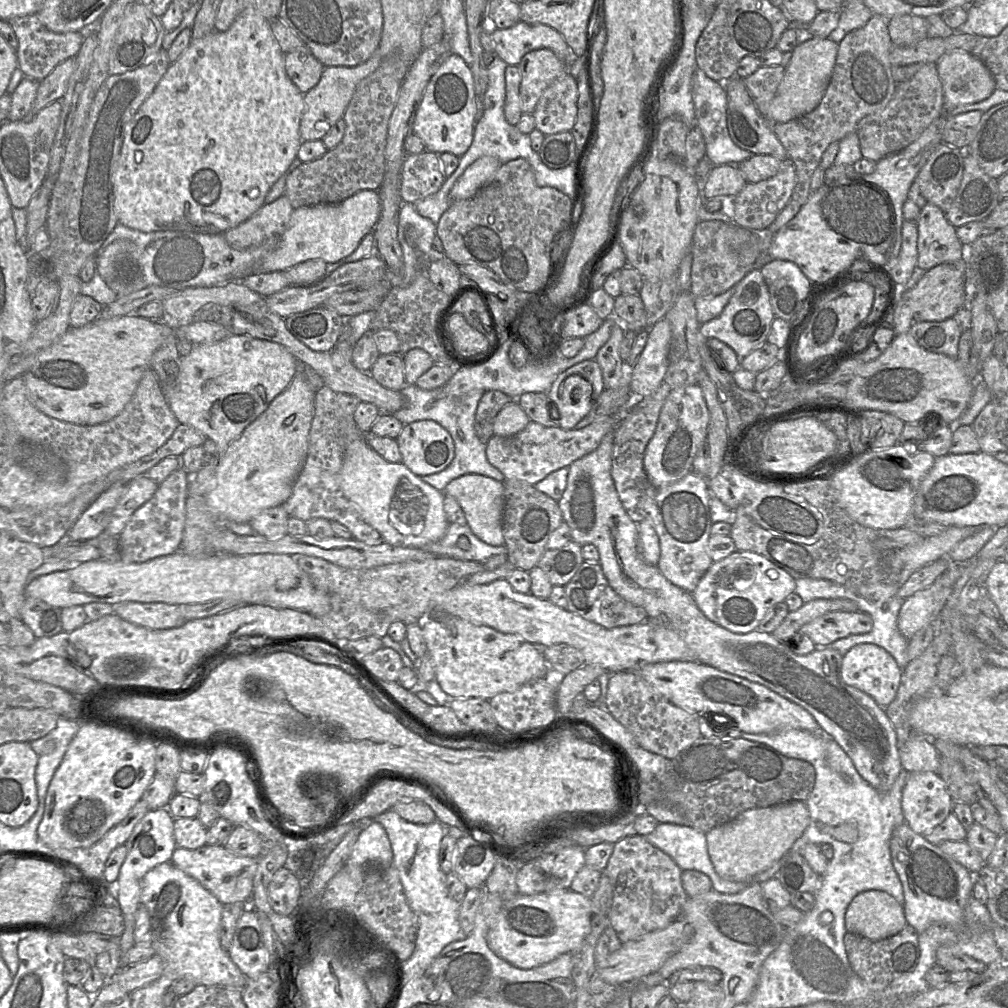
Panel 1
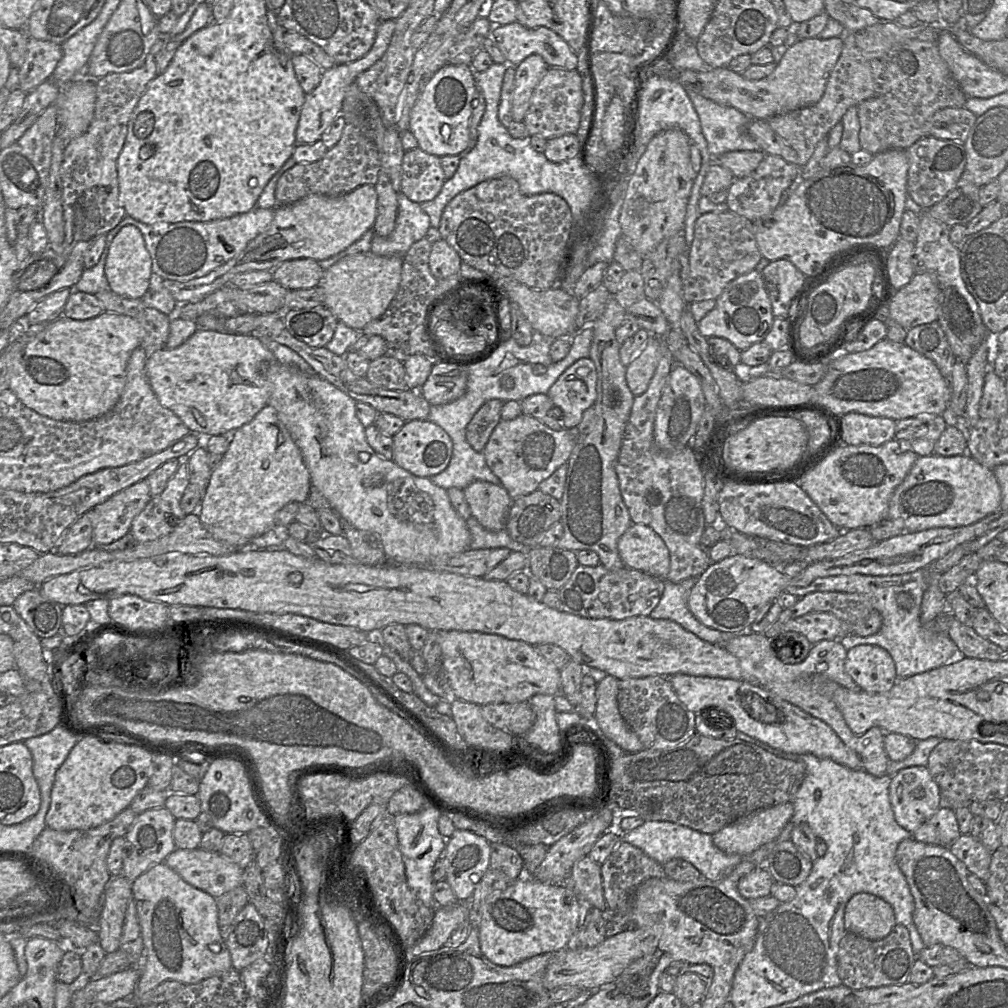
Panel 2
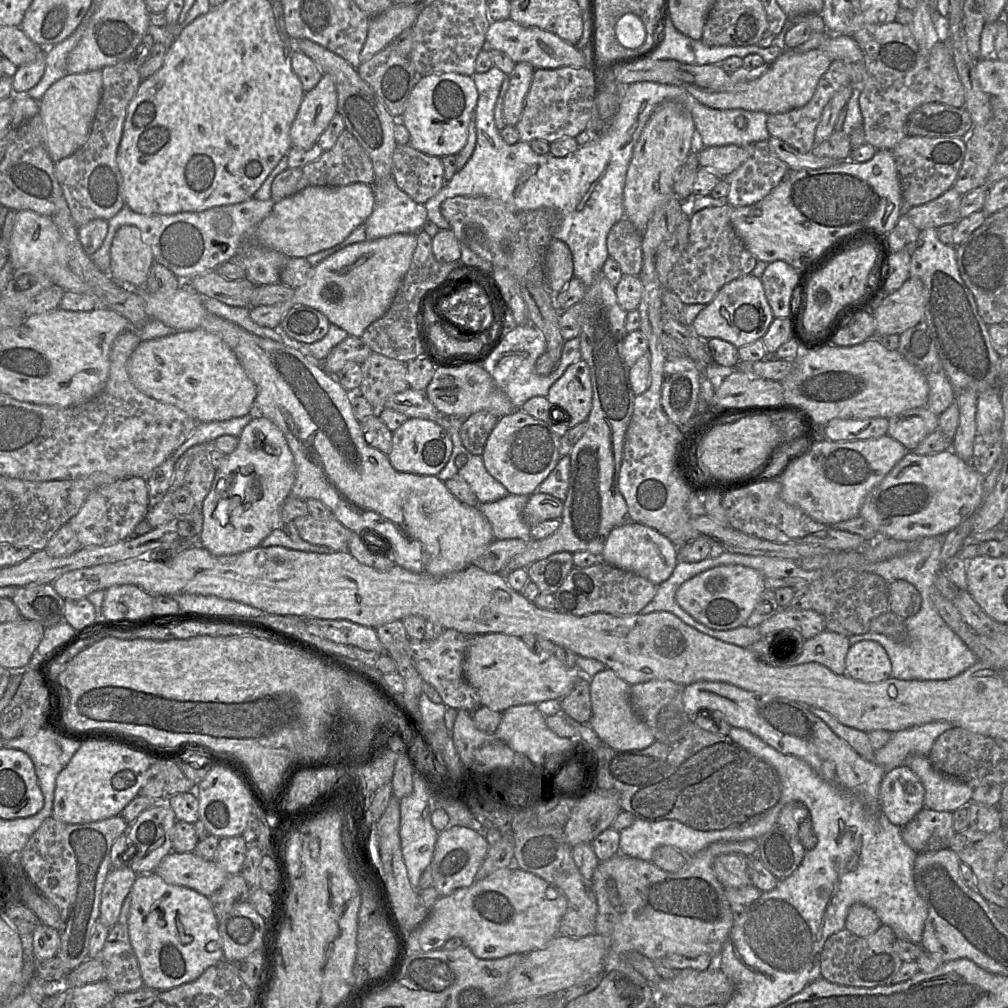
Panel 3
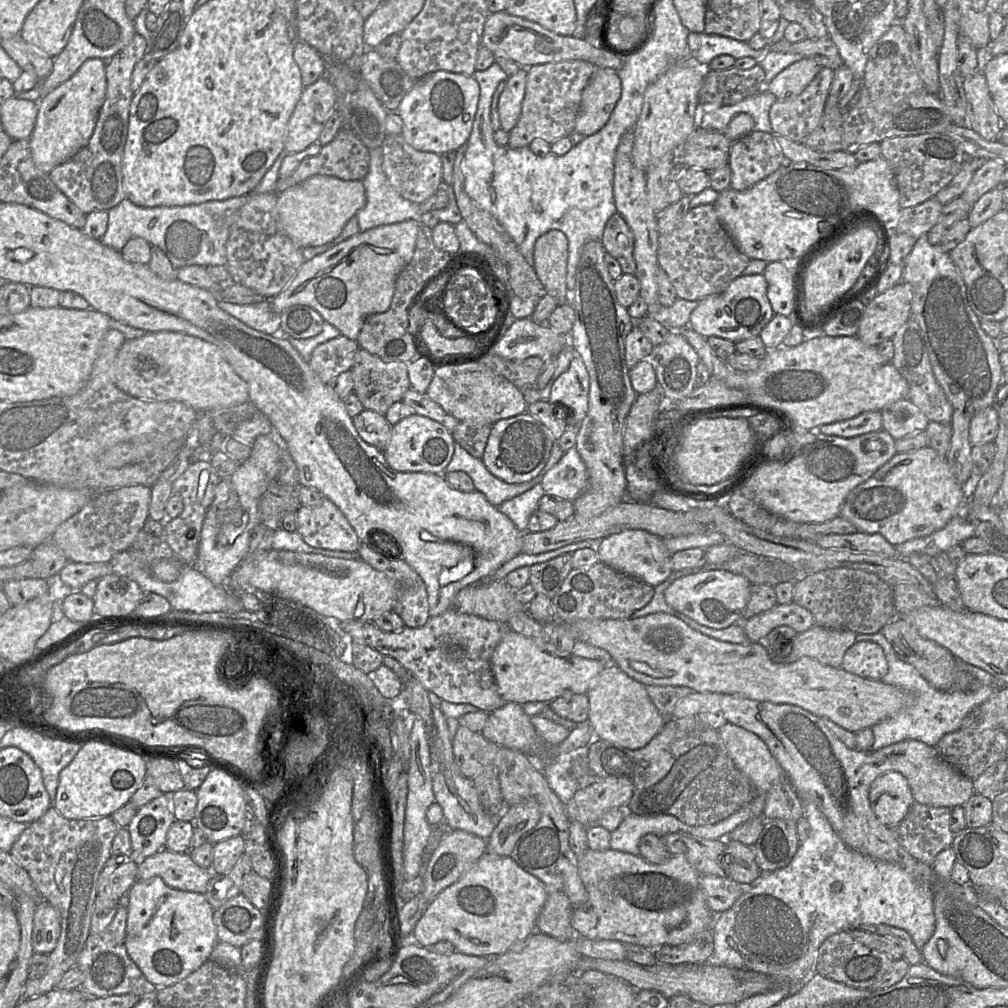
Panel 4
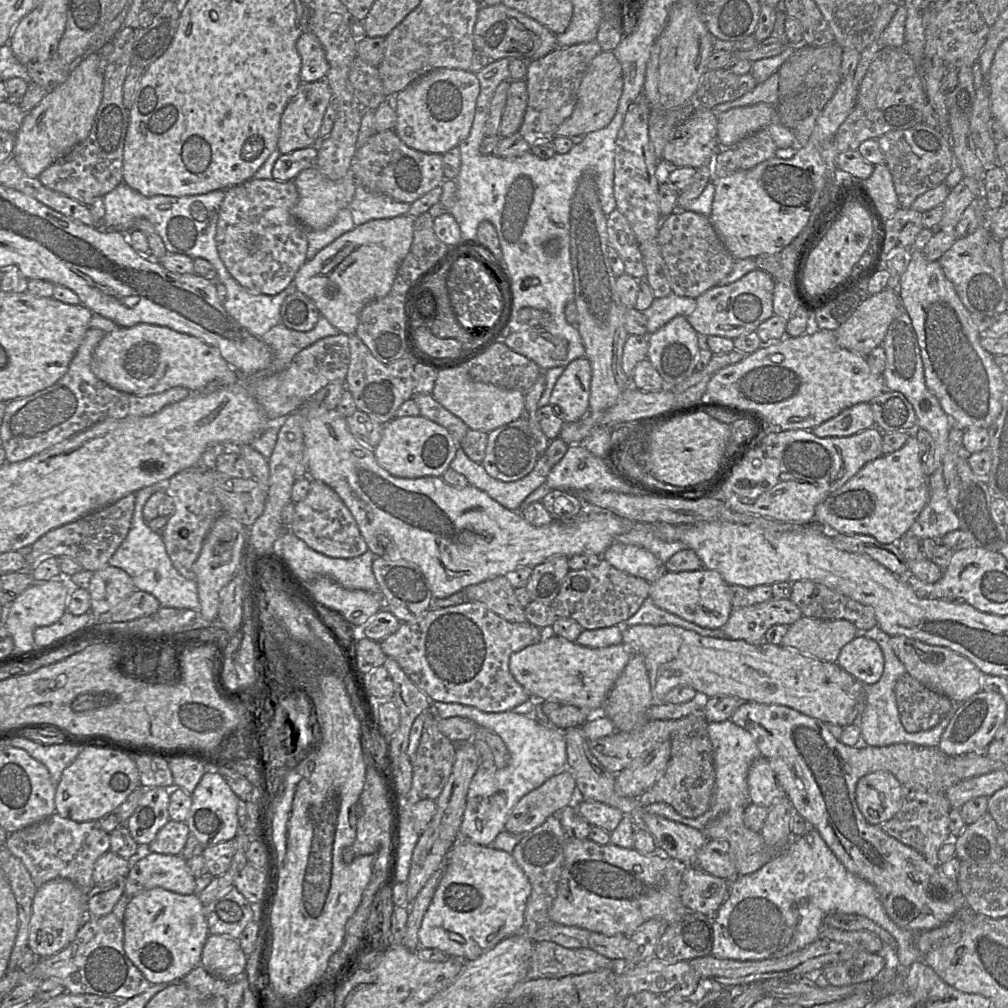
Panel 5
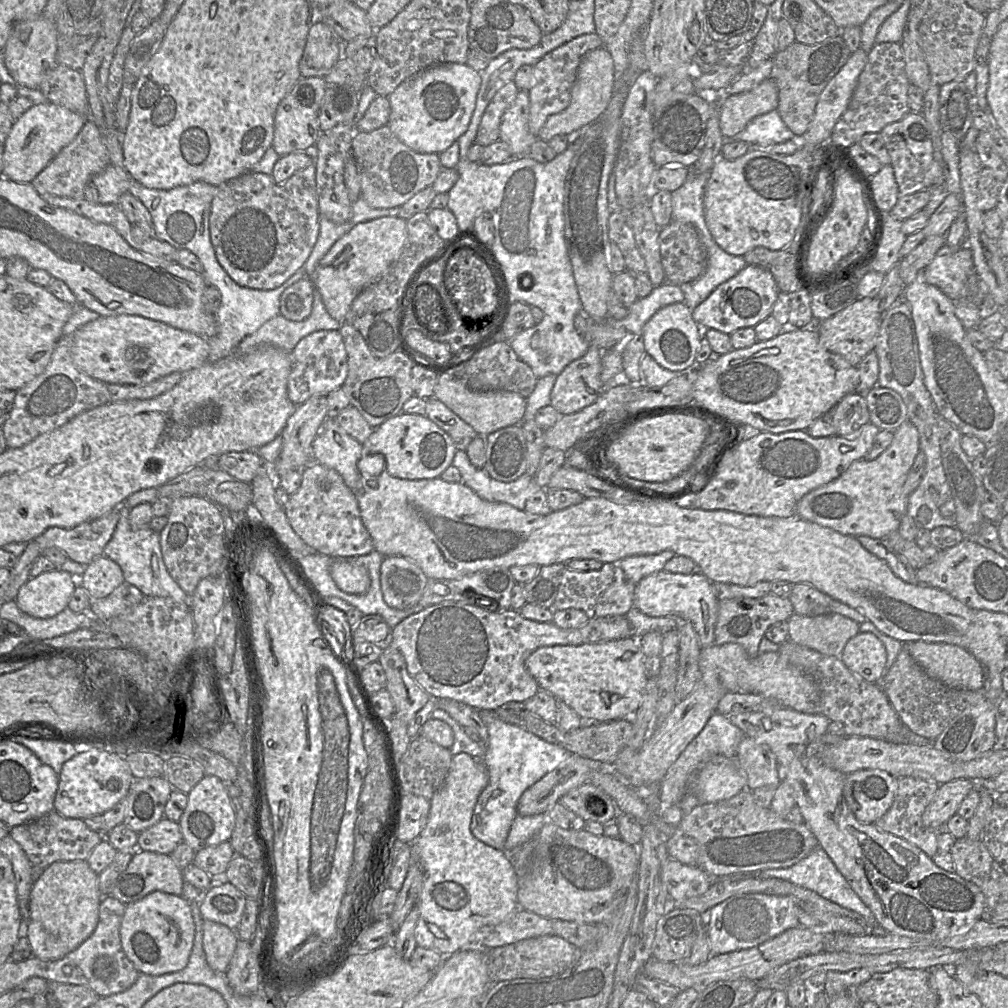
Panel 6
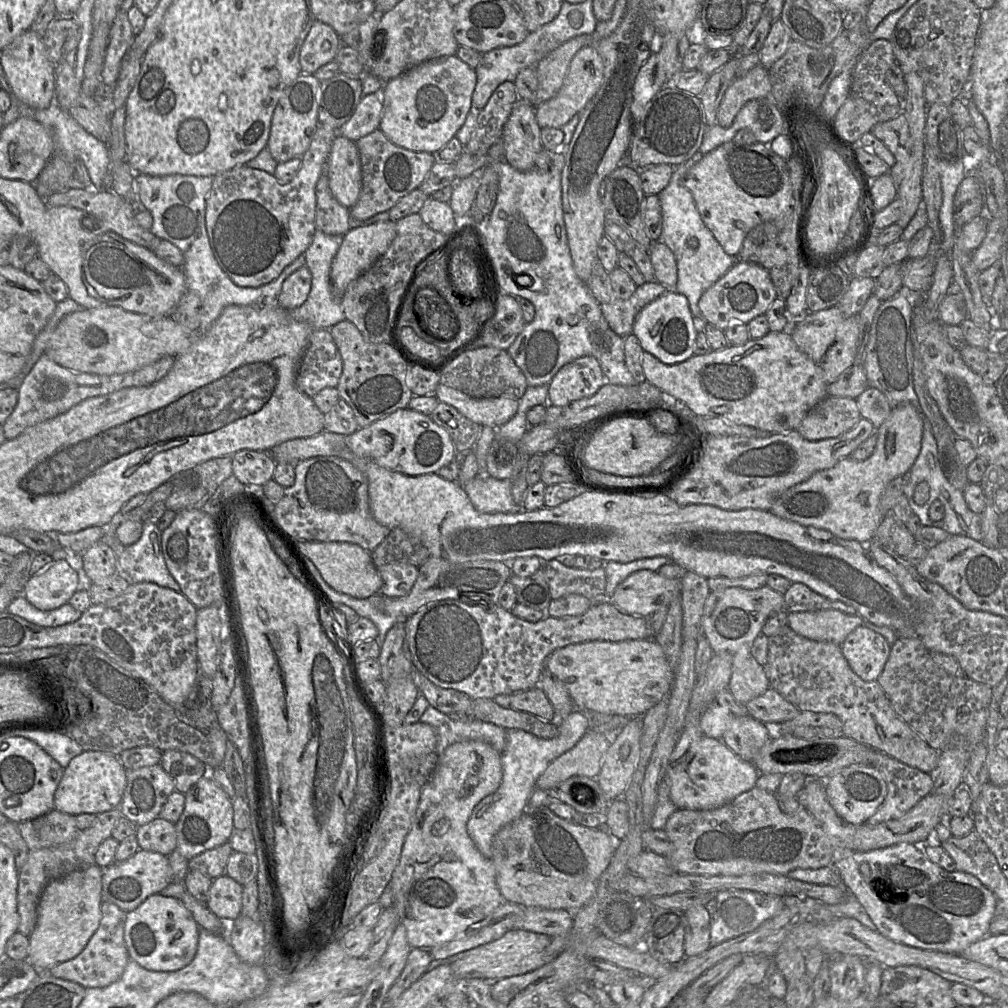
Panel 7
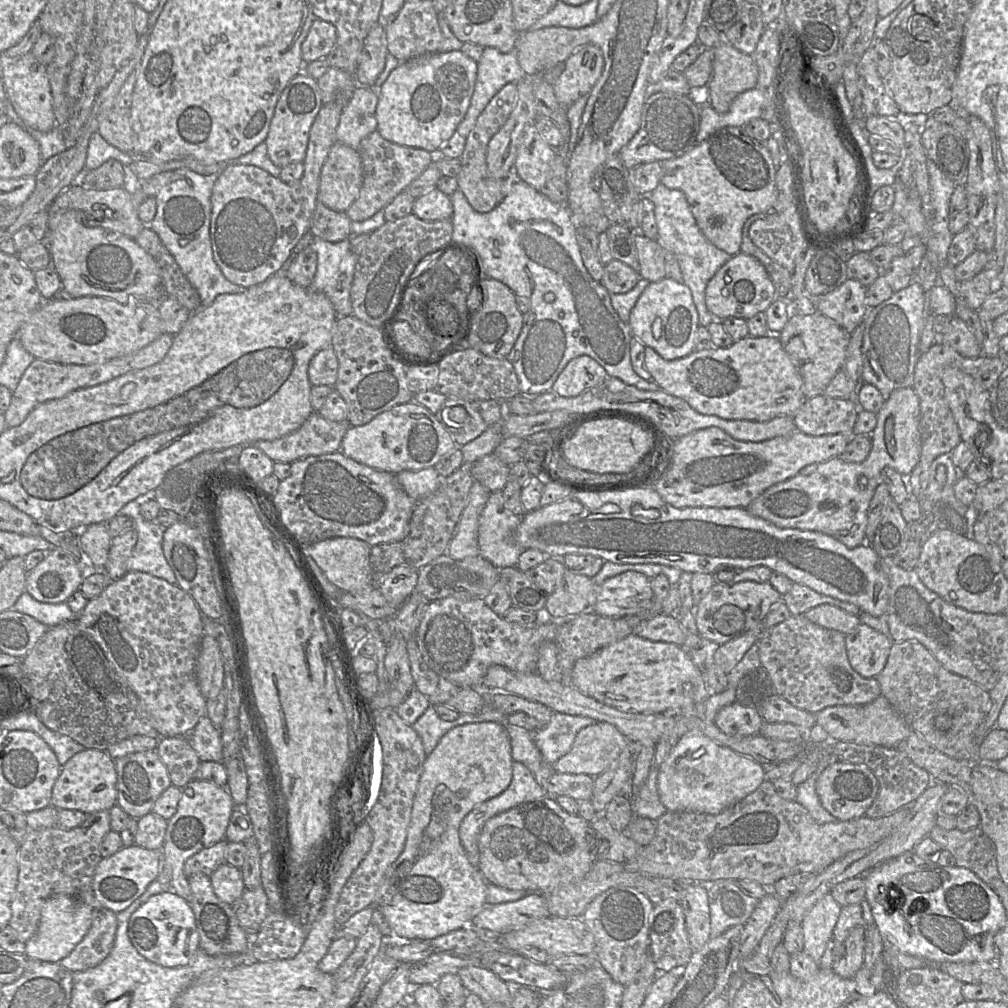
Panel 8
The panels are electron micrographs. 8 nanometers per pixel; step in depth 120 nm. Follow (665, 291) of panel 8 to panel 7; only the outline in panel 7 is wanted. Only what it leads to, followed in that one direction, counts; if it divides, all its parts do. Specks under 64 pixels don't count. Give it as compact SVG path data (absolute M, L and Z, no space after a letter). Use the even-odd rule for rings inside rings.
M668 290L637 314L632 334L638 338L643 351L652 354L664 364L673 365L689 359L694 355L697 331L687 298L675 290ZM652 328L657 328L655 336L650 333Z

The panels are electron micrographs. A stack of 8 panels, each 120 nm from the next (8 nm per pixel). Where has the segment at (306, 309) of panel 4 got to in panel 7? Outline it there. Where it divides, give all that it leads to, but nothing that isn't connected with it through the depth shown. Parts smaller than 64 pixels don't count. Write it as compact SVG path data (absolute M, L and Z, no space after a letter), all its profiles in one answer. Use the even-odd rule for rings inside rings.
M307 265L300 267L283 282L278 304L288 311L299 308L309 296L311 283L312 275Z

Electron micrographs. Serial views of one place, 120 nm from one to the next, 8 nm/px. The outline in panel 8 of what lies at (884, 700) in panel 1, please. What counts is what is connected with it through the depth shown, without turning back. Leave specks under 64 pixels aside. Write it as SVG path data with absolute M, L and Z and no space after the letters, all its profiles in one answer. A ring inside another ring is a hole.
M860 623L845 635L851 667L864 678L877 677L886 665L892 641L869 625Z

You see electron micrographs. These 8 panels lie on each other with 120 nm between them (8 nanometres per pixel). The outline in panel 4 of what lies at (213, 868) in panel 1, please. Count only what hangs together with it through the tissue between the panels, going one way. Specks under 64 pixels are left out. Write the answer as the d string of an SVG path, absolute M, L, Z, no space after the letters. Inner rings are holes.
M164 848L138 865L137 881L158 876L172 888L204 894L214 875L212 867L198 866L188 852L178 853Z

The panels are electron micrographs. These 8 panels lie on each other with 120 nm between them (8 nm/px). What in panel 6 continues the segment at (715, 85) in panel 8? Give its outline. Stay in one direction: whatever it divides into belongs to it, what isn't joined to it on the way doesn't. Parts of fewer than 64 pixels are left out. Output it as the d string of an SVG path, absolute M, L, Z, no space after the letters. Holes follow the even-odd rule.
M768 78L754 89L731 95L719 104L719 126L724 138L745 129L755 117L777 109L778 89Z

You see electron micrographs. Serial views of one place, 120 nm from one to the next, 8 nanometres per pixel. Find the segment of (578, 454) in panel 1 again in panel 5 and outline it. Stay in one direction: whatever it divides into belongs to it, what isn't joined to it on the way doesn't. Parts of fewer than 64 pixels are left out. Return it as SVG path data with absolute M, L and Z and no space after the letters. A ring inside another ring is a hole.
M520 417L488 433L485 457L481 464L491 477L503 482L514 482L528 475L538 458L535 437L528 422Z

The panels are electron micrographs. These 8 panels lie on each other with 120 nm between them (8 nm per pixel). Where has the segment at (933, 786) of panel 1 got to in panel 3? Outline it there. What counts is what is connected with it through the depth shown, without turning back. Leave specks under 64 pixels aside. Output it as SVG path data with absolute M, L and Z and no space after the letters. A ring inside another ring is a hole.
M906 765L885 773L879 789L881 812L902 828L924 808L925 789L919 777Z

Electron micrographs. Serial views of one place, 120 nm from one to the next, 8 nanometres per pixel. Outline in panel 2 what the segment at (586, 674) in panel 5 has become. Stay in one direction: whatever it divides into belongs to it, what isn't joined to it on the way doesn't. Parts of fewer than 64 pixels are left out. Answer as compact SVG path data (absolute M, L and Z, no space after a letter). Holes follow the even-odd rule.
M446 630L438 635L440 664L451 697L484 706L525 702L536 694L555 696L561 691L560 670L524 641L478 631Z

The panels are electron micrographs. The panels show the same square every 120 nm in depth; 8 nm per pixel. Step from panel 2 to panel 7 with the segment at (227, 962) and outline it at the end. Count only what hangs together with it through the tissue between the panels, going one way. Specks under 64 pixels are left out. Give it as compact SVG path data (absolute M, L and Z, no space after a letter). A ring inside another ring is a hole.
M152 894L136 909L126 913L124 942L129 958L152 971L176 971L194 958L199 939L199 925L178 898Z

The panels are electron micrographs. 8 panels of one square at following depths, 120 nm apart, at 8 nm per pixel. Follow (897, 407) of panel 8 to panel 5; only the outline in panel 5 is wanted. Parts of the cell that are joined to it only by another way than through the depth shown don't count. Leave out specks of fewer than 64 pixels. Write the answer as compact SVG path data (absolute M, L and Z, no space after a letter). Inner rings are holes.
M911 435L901 449L887 455L883 454L881 457L868 462L843 486L825 498L816 507L813 522L819 526L824 526L829 533L870 535L882 544L897 544L897 541L909 531L910 527L928 502L929 491L927 481L928 476L926 476L922 464L922 444L918 441L915 435Z

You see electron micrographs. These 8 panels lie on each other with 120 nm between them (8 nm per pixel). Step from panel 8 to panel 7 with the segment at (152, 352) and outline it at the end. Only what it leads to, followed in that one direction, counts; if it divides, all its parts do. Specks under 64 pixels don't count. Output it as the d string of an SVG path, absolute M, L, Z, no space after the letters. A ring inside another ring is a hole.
M45 352L34 364L18 389L18 402L3 423L7 440L14 439L27 428L61 415L81 401L107 395L123 388L151 385L165 377L174 365L174 357L163 356L139 370L114 375L98 375L72 371L54 362Z

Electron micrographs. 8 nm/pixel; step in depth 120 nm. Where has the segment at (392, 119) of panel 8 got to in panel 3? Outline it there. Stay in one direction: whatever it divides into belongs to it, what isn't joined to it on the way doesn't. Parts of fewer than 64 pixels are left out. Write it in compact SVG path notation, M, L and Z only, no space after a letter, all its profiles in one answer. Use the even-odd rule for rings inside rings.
M457 73L420 76L399 121L408 130L414 149L439 158L457 155L467 142L477 102L478 91L472 76Z

